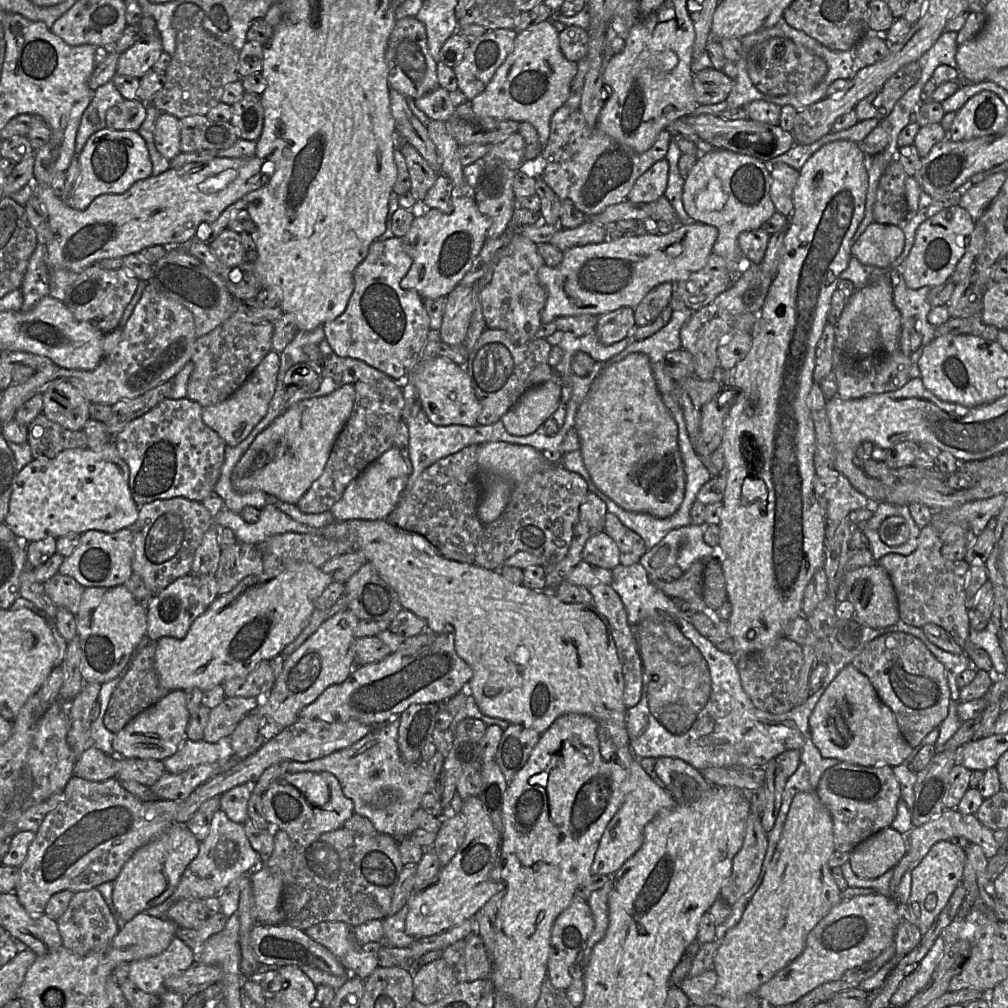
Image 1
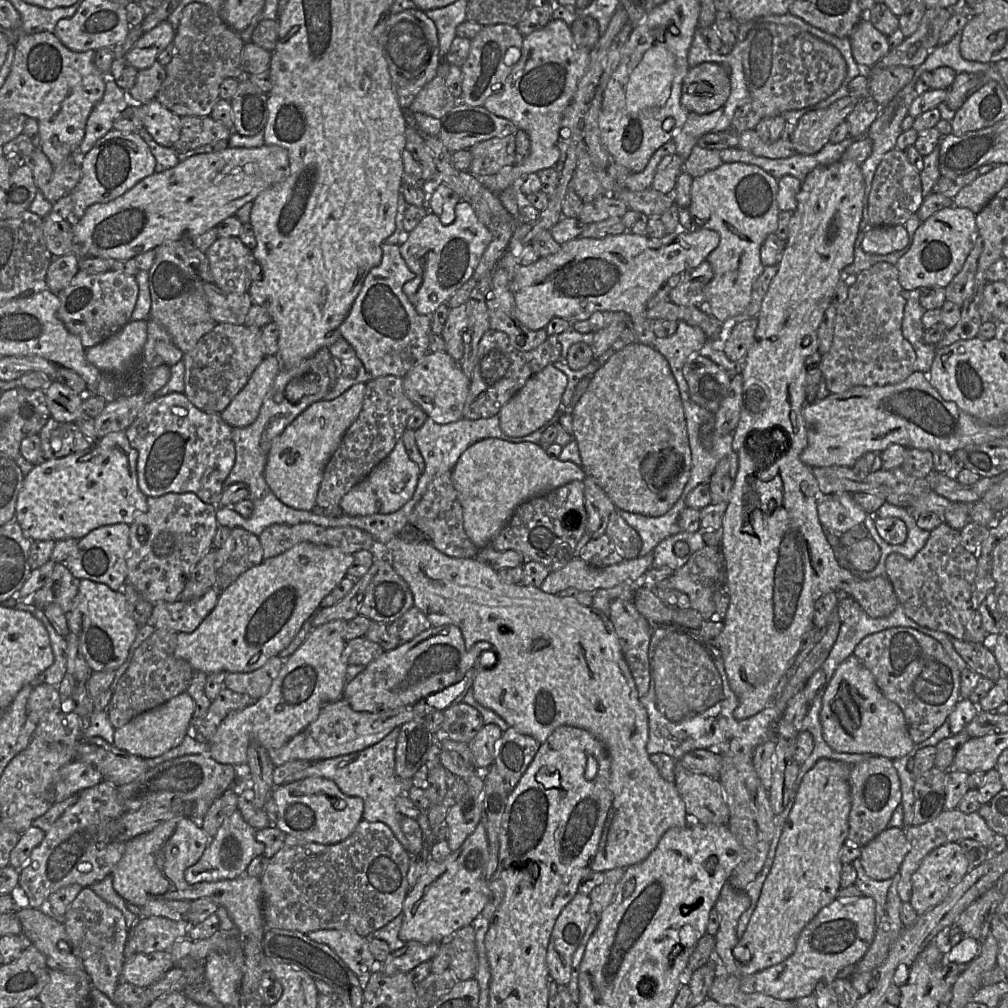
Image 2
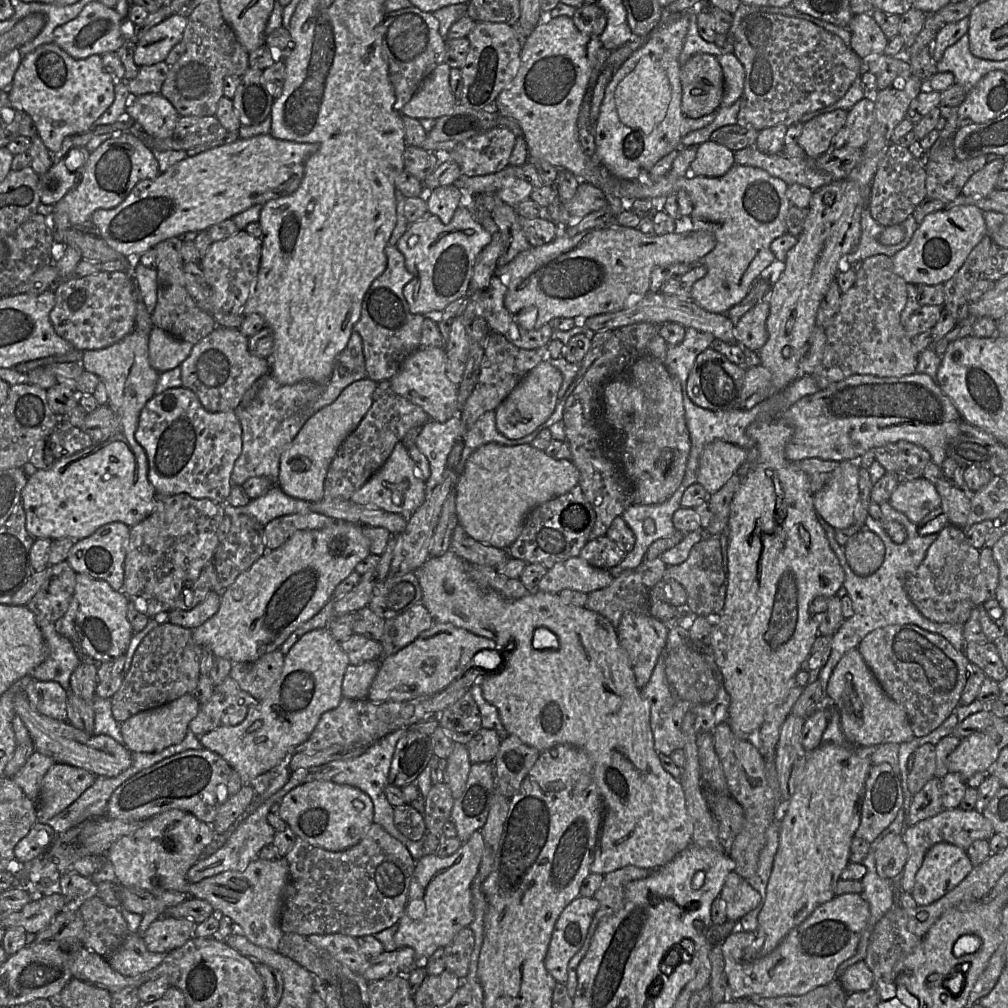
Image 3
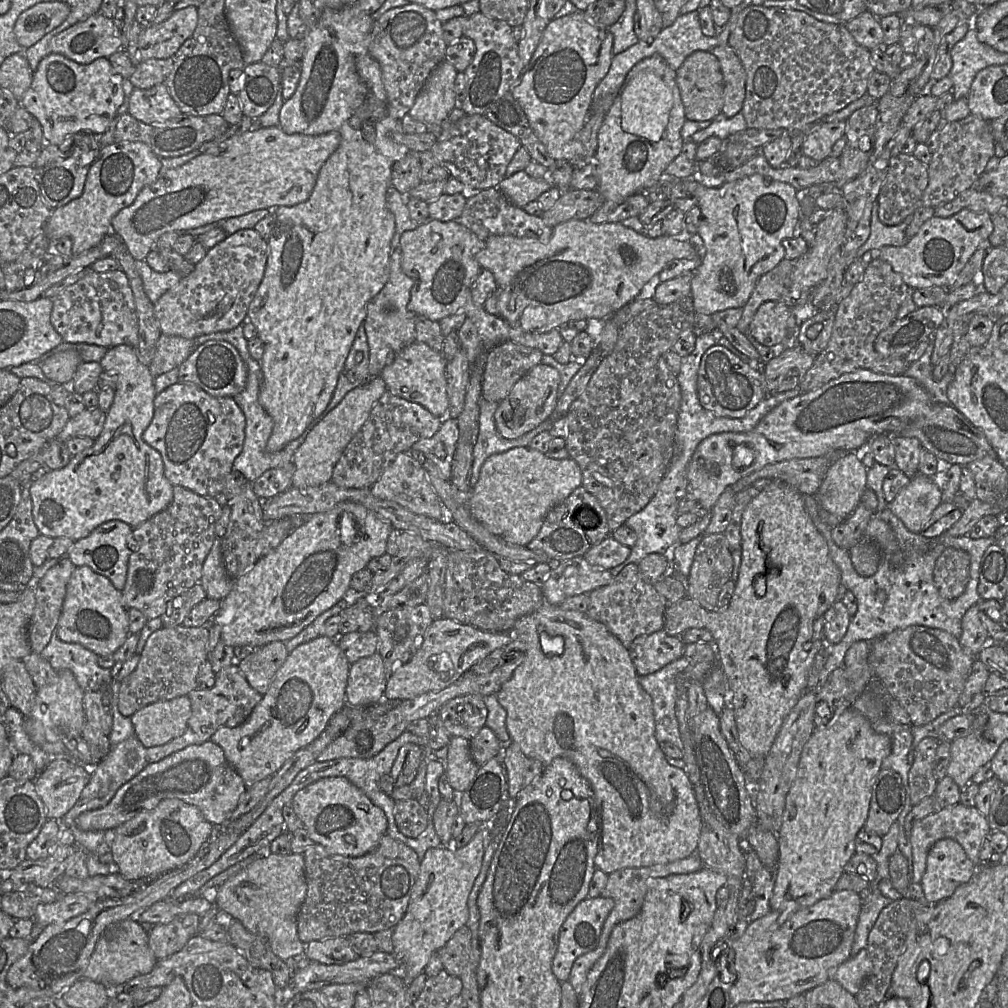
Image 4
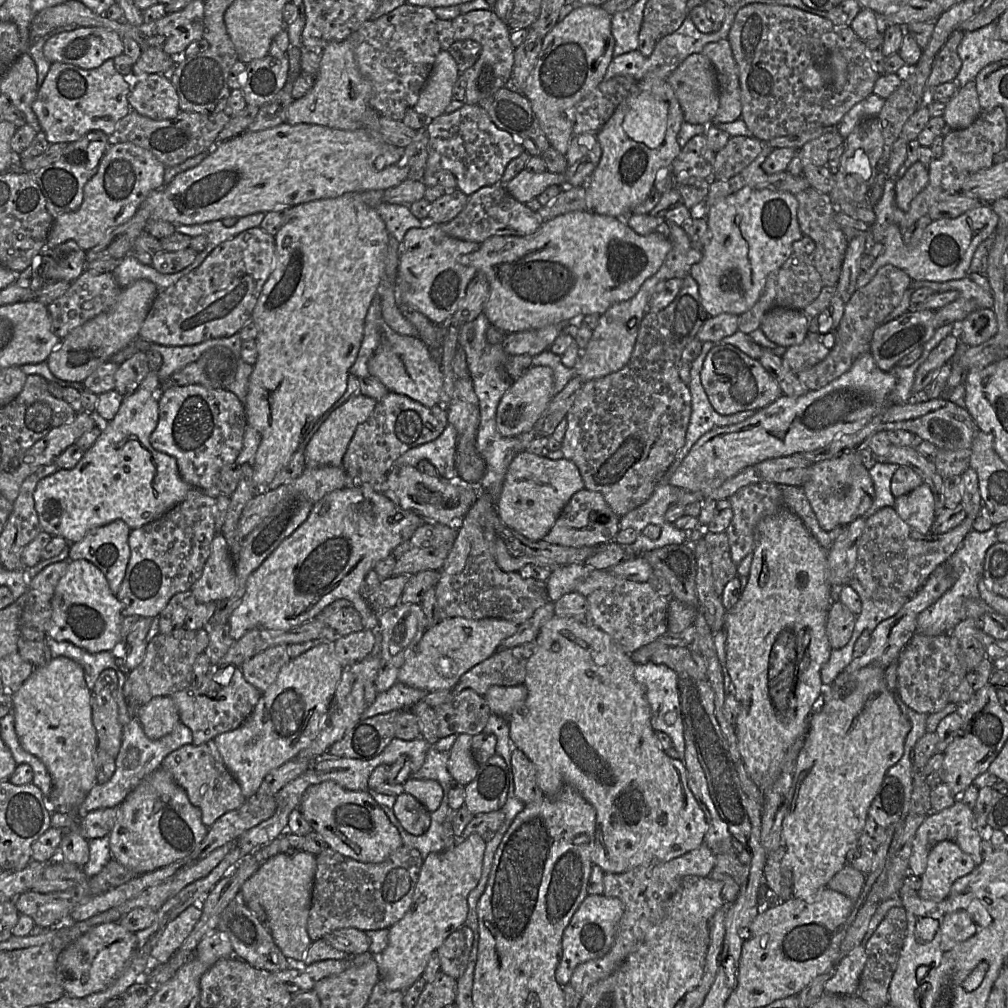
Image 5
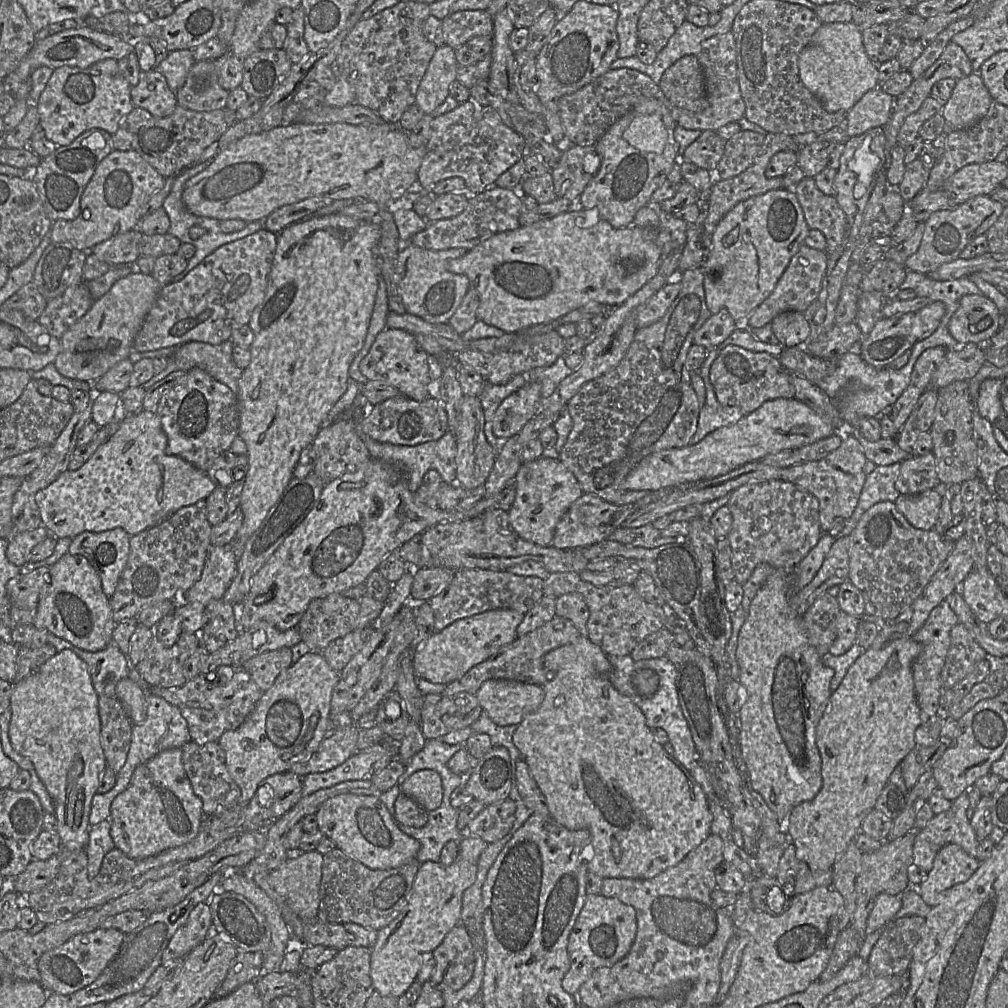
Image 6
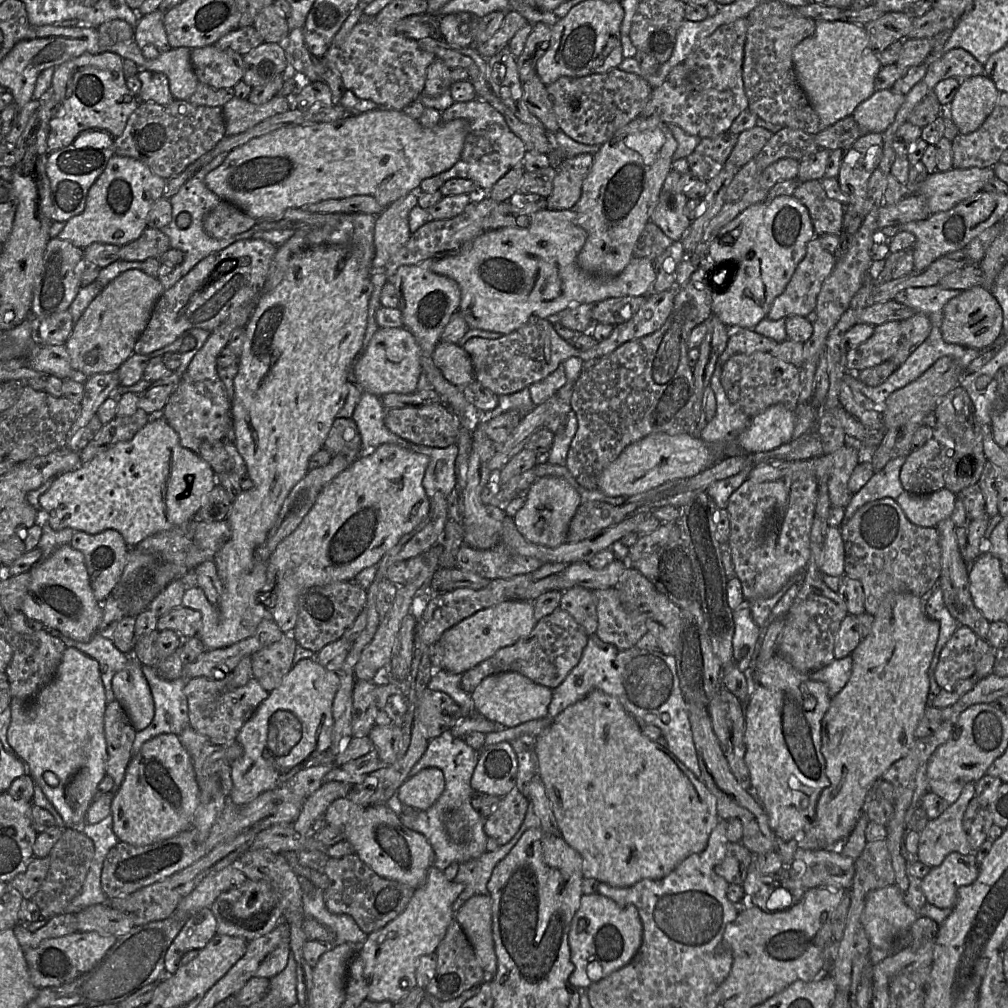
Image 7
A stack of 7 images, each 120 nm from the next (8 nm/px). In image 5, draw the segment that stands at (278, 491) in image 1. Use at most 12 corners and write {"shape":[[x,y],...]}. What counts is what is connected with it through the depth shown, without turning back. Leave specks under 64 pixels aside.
{"shape":[[356,393],[304,448],[306,467],[342,466],[356,428],[377,403]]}

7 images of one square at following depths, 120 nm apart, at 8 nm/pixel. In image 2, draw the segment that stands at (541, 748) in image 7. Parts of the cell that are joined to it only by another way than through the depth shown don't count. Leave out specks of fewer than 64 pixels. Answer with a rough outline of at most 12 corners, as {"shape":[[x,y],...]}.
{"shape":[[403,529],[385,546],[432,626],[493,645],[479,704],[611,761],[593,872],[692,822],[646,751],[604,612]]}

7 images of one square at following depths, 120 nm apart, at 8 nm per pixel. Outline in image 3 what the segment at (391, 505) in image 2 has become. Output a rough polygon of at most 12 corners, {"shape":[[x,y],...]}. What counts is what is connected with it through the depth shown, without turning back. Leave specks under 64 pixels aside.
{"shape":[[399,441],[350,500],[410,516],[426,499]]}

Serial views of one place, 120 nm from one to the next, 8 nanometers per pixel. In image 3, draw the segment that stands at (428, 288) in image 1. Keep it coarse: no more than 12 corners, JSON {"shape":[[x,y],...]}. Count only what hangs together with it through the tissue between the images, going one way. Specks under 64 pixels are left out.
{"shape":[[465,204],[395,245],[414,276],[410,312],[436,317],[465,295],[492,235]]}

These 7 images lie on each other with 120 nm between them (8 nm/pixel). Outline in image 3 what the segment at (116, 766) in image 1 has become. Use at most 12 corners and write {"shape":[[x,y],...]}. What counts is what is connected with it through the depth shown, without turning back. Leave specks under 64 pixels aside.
{"shape":[[55,763],[44,775],[38,819],[50,819],[95,782],[85,769]]}

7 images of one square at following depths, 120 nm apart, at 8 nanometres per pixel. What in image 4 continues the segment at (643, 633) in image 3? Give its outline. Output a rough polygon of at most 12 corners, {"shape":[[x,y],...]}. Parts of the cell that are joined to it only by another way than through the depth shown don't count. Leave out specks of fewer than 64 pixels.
{"shape":[[664,629],[628,648],[637,675],[652,674],[685,653]]}

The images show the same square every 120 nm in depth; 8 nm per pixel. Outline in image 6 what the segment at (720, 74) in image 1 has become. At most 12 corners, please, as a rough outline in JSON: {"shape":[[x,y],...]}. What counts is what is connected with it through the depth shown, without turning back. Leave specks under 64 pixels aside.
{"shape":[[685,55],[663,73],[664,101],[692,113],[709,106],[702,67]]}

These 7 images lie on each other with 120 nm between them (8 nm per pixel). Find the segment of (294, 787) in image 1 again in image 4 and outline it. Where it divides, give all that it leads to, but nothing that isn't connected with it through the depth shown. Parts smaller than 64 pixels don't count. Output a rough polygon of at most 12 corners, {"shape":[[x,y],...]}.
{"shape":[[345,777],[319,779],[290,805],[313,842],[363,856],[384,812]]}

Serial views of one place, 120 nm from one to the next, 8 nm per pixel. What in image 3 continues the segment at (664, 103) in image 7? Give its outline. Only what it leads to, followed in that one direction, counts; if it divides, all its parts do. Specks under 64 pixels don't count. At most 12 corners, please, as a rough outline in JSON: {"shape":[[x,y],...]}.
{"shape":[[734,53],[717,57],[724,73],[721,107],[744,91],[745,70]]}

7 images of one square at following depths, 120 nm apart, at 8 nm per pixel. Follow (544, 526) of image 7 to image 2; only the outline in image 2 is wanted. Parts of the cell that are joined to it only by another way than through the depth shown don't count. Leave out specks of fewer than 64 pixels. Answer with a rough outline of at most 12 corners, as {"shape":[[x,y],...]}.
{"shape":[[483,439],[452,470],[478,548],[523,502],[582,467],[539,444]]}

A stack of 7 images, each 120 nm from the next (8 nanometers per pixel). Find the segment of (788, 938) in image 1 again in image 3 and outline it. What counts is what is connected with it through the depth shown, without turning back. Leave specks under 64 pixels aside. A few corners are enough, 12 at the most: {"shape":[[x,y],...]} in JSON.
{"shape":[[821,743],[777,817],[752,961],[835,897],[872,763]]}

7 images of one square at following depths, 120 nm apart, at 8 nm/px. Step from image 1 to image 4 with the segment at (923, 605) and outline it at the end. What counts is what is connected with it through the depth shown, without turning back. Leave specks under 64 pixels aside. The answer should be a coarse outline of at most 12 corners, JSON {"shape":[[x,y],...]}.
{"shape":[[946,548],[933,580],[948,600],[963,594],[970,579],[967,552]]}

